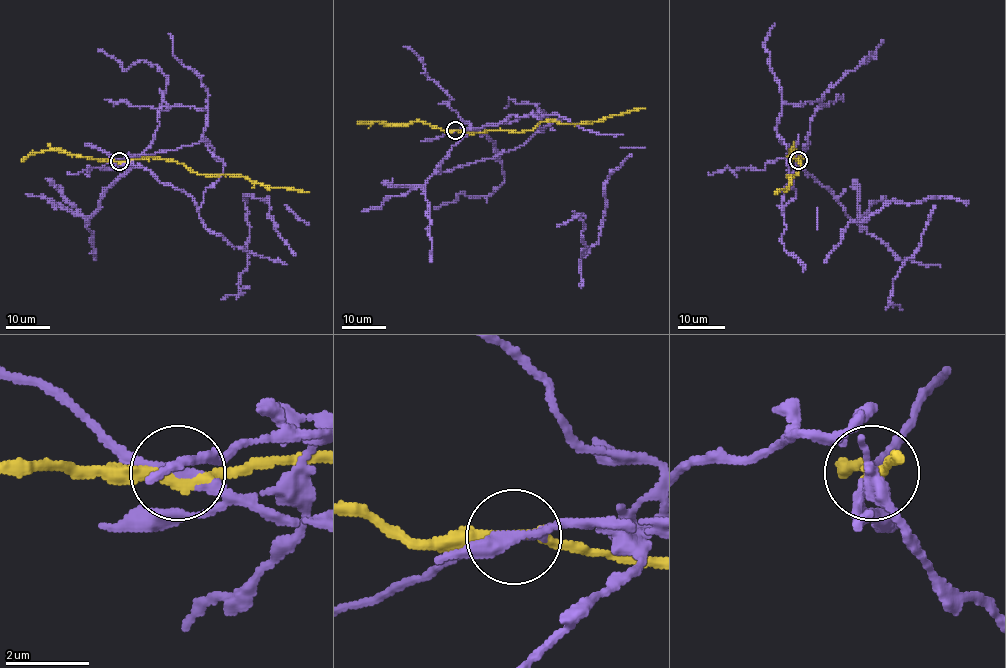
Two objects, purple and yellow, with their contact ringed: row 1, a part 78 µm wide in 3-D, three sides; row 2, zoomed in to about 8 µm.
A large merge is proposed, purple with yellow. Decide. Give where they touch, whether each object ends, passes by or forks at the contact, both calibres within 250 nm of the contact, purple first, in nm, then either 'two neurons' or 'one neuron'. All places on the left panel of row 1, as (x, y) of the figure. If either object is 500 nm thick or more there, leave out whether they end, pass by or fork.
at (119, 161); purple passes by; yellow passes by; 200 nm thick on the purple side, 280 nm on the other; two neurons

